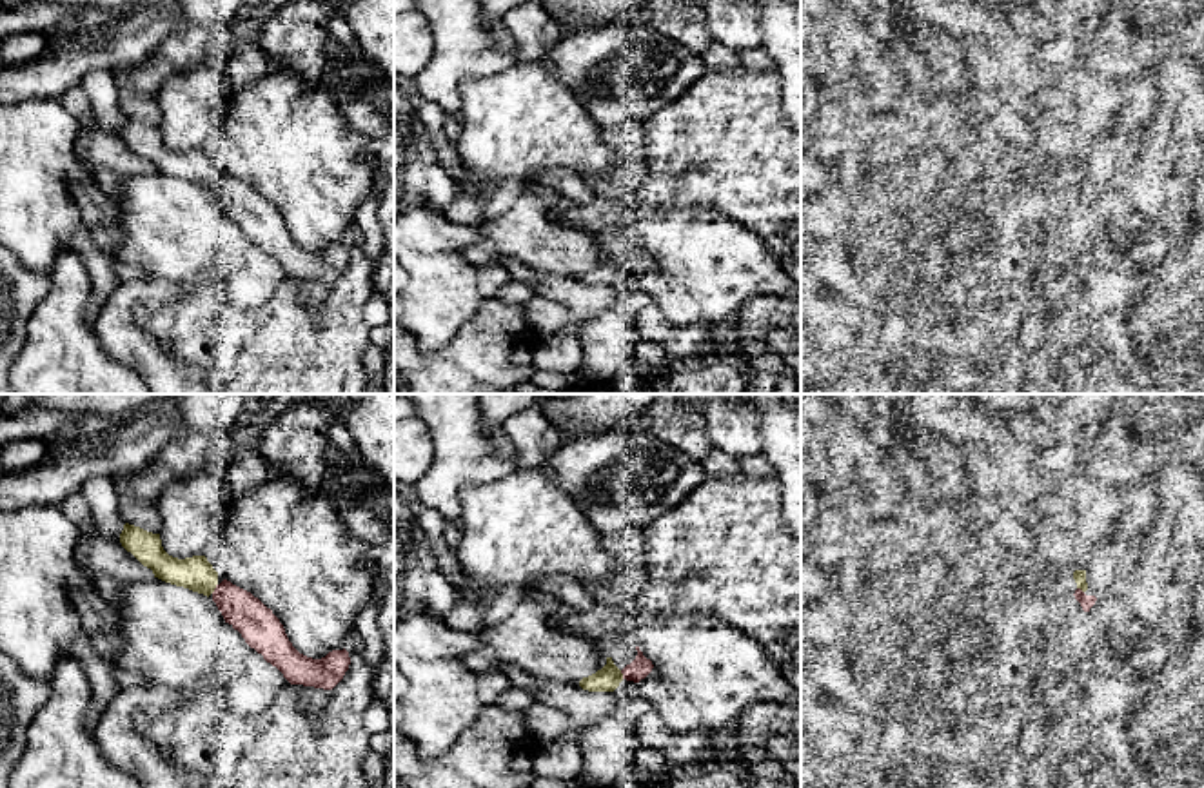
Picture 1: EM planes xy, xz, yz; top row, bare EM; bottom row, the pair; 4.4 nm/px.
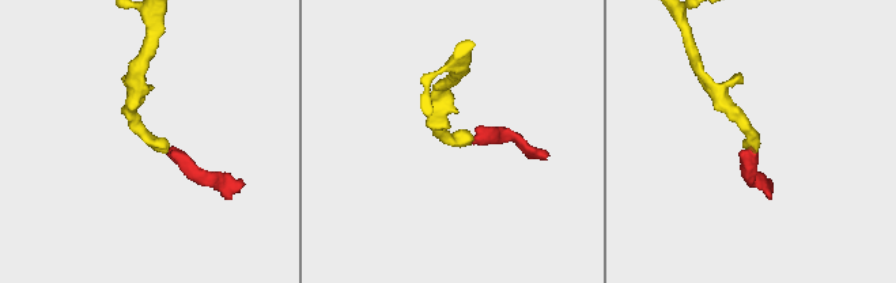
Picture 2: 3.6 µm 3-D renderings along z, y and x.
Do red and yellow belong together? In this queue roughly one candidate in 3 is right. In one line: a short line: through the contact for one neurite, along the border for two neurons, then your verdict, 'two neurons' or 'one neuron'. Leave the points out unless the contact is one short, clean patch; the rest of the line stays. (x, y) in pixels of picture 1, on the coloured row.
one neuron

